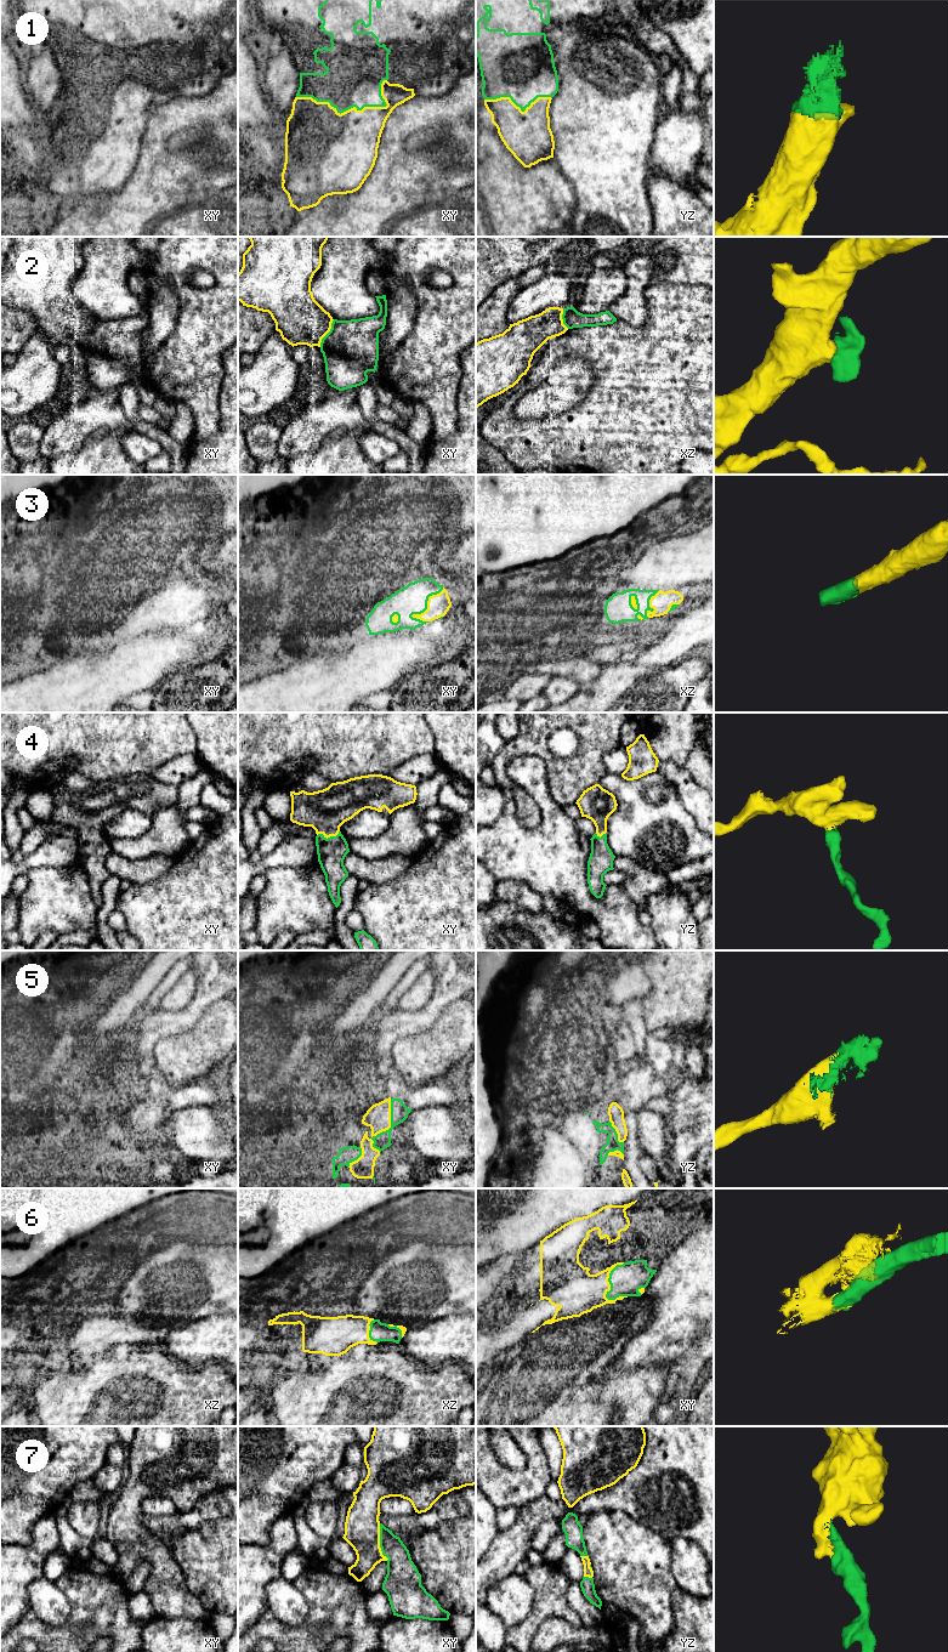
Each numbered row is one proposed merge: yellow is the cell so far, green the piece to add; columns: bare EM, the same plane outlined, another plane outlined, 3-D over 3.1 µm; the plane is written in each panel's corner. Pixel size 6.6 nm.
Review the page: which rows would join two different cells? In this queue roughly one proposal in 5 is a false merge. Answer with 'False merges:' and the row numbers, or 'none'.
False merges: none

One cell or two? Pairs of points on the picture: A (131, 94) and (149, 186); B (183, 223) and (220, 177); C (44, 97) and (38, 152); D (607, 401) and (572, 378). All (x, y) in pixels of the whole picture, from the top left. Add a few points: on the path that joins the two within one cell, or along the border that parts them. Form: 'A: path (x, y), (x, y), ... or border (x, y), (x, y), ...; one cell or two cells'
A: border (151, 117), (142, 137), (140, 157), (134, 171); two cells
B: border (191, 204), (182, 209); two cells
C: border (26, 89), (29, 98), (47, 123); two cells
D: border (588, 361), (592, 382), (586, 395), (568, 408); two cells

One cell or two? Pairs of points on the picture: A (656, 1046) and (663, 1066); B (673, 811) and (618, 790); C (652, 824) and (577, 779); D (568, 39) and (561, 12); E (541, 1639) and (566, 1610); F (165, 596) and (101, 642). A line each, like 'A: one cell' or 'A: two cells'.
A: one cell
B: one cell
C: two cells
D: two cells
E: two cells
F: one cell

